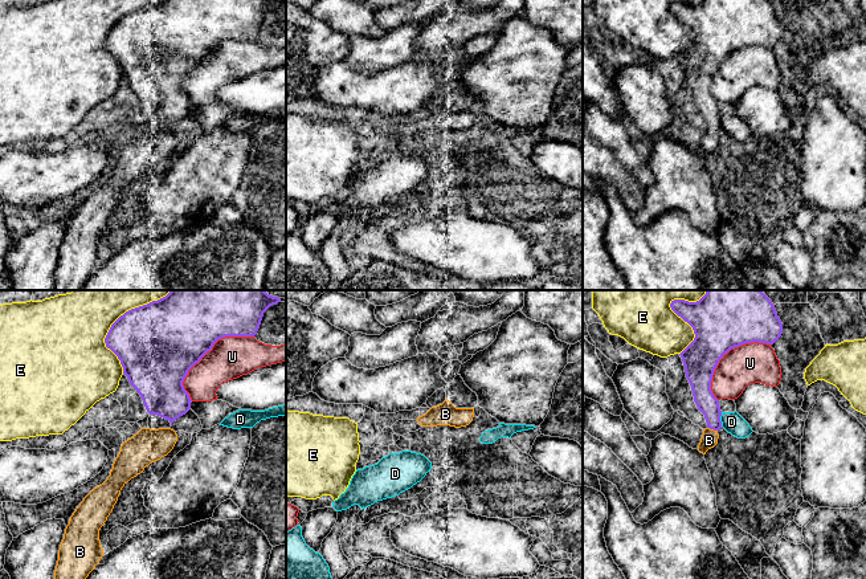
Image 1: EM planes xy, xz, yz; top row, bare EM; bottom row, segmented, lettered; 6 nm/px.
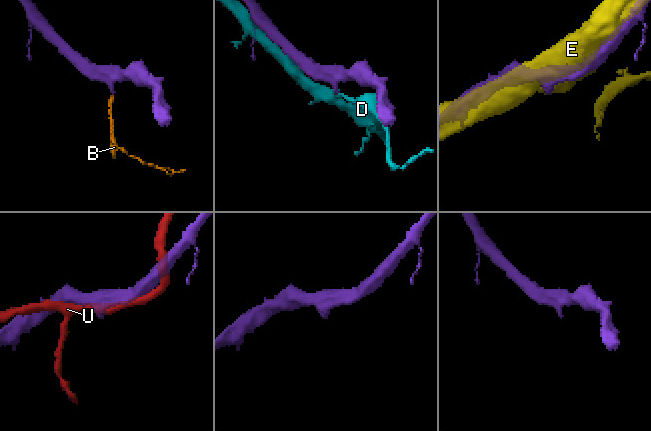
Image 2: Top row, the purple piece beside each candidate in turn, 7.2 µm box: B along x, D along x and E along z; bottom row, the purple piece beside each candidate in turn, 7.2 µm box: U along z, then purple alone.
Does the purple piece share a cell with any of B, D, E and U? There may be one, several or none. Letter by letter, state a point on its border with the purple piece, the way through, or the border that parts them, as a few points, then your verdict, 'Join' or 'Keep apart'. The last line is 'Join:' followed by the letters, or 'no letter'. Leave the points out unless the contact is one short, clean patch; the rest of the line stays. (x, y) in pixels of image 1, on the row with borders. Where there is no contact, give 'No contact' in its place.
B: Touches purple at yz (713, 428). Join
D: Touches purple at yz (719, 419). Keep apart
E: Touches purple at xy (117, 319). Keep apart
U: Touches purple at xy (207, 351). Keep apart
Join: B

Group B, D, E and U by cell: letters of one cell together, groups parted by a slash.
B / D / E / U

